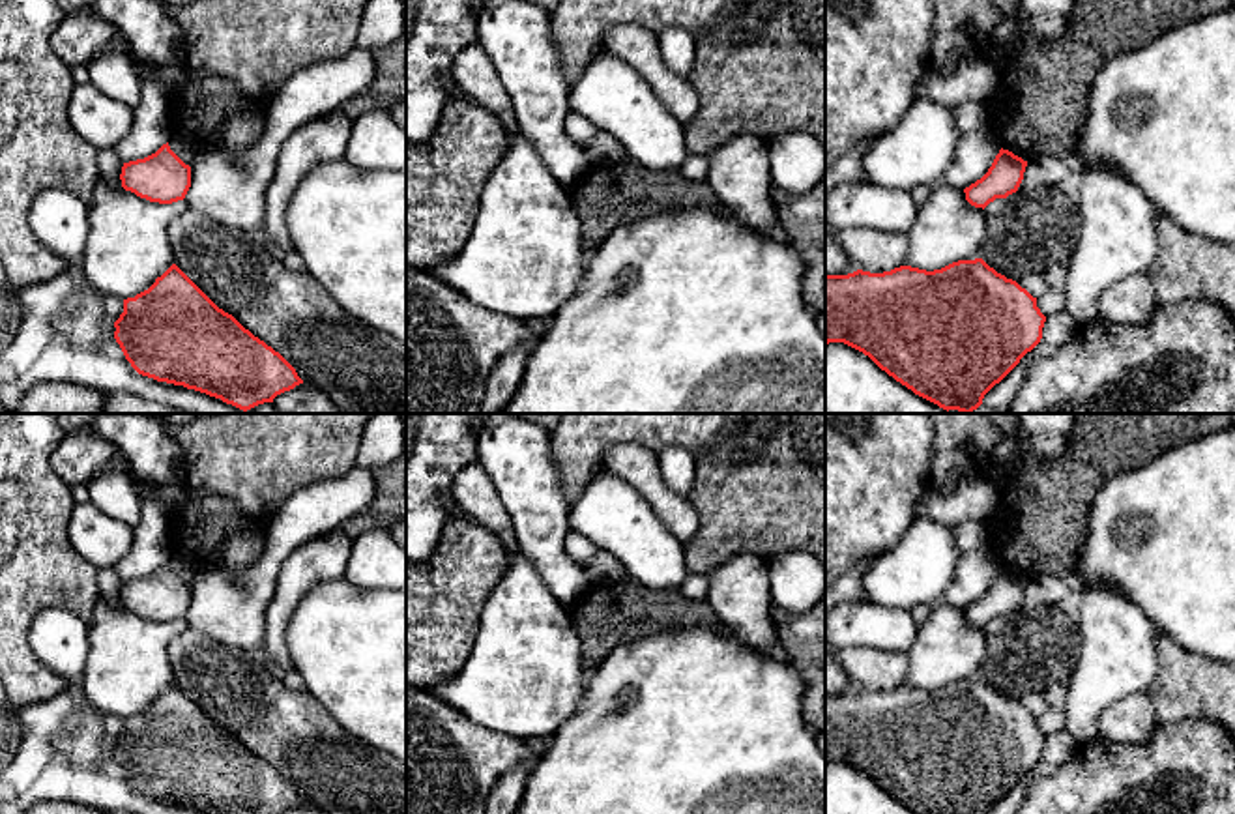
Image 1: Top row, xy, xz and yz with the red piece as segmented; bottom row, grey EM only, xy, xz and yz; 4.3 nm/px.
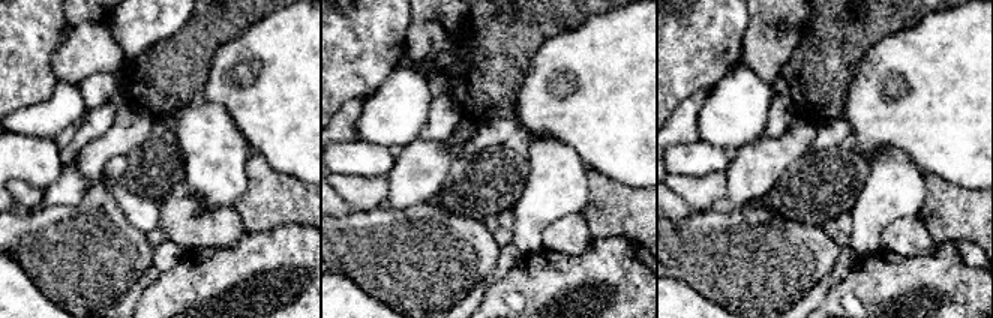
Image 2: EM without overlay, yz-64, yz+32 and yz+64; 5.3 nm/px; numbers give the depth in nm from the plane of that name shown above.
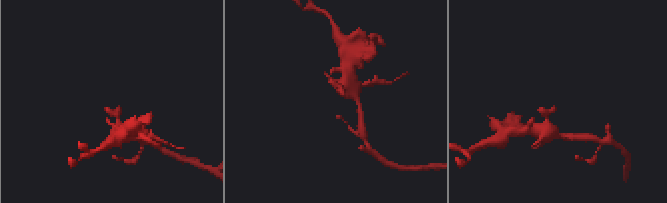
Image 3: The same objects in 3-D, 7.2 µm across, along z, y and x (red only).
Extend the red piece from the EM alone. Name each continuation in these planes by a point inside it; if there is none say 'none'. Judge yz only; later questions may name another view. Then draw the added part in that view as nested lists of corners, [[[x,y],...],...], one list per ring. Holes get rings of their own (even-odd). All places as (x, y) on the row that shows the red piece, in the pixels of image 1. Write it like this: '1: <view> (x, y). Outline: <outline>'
none

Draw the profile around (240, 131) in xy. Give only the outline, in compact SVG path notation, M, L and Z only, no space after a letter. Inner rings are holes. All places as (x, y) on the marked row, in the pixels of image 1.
M260 109L240 110L221 124L219 148L232 159L241 159L264 135L266 112Z

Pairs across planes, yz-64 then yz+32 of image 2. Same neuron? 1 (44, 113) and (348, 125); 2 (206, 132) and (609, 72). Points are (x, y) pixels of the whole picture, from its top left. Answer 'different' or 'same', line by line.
1: different
2: different

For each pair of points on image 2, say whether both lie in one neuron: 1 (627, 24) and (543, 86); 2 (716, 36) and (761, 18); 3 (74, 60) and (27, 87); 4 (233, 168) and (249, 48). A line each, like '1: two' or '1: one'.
1: one
2: two
3: two
4: two

